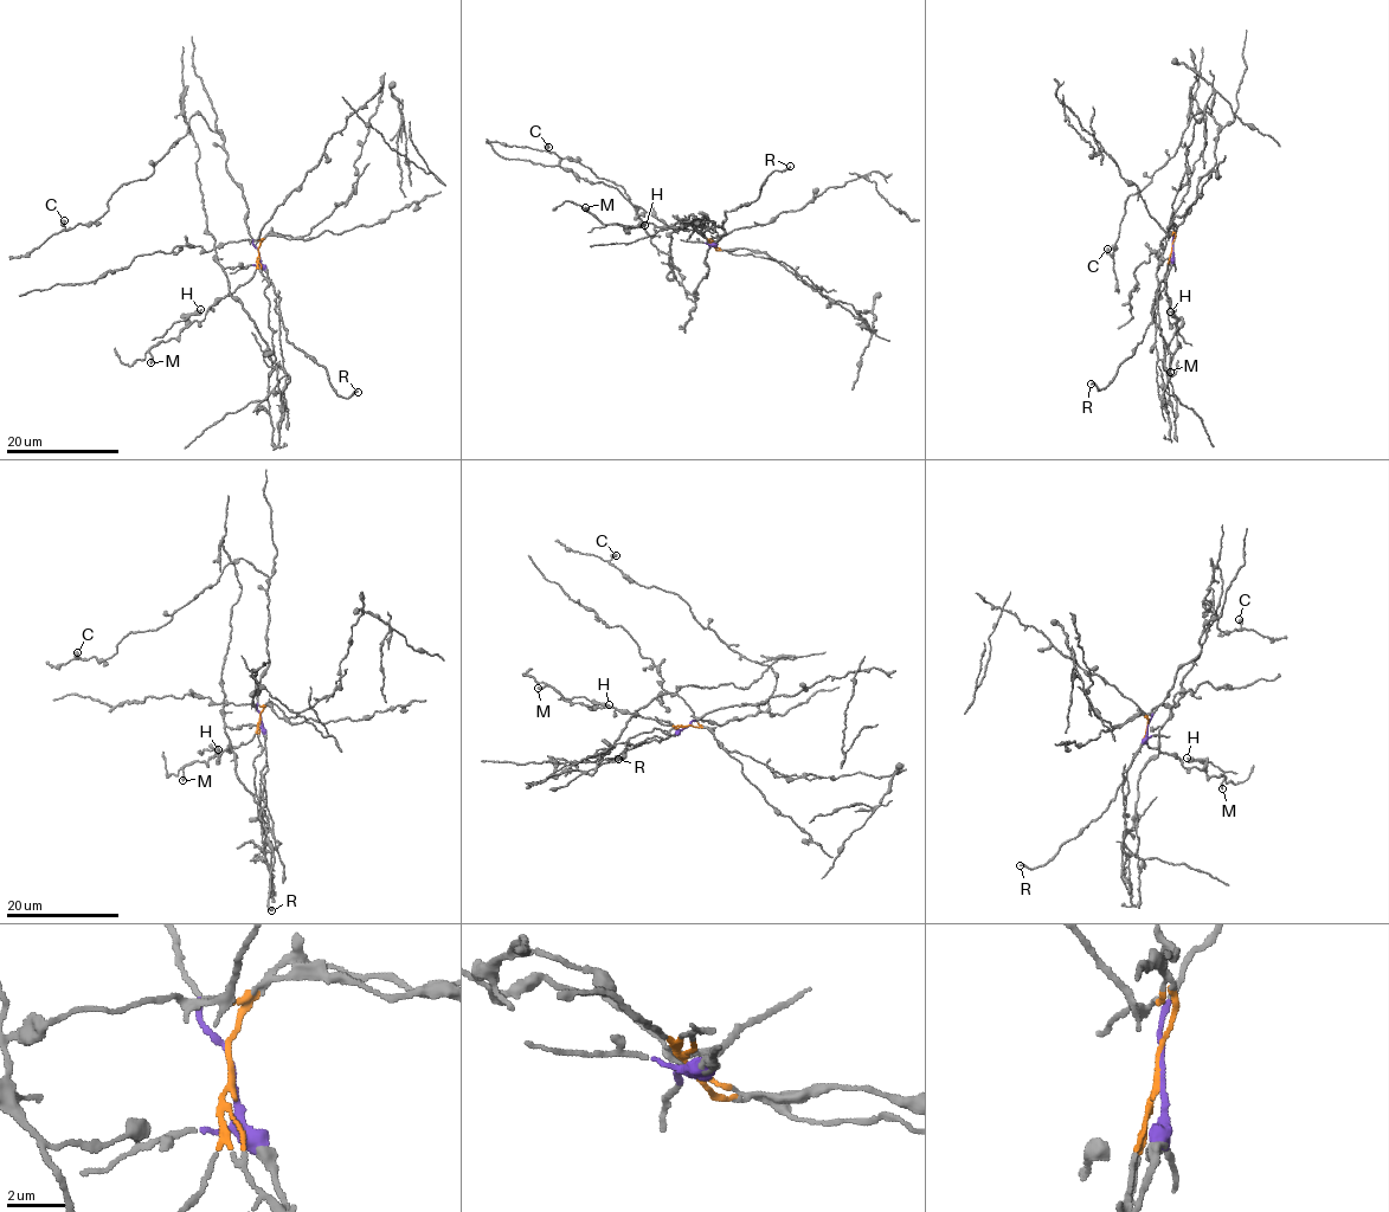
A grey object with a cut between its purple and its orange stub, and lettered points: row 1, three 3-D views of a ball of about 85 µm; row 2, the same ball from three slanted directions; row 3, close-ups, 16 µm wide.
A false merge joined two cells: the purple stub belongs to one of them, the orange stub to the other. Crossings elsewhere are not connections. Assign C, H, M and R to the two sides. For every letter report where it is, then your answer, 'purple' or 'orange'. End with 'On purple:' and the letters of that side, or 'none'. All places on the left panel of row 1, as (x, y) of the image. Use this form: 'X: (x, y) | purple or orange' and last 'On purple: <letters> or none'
C: (64, 220) | purple
H: (200, 309) | orange
M: (150, 362) | orange
R: (358, 392) | purple
On purple: C, R

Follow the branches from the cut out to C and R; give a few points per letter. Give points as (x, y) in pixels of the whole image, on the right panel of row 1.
C: (1172, 247), (1198, 179), (1215, 165), (1221, 129), (1204, 111), (1127, 197), (1112, 256), (1106, 247)
R: (1172, 247), (1172, 265), (1145, 333), (1130, 356), (1120, 363), (1113, 380), (1098, 391), (1090, 384)

